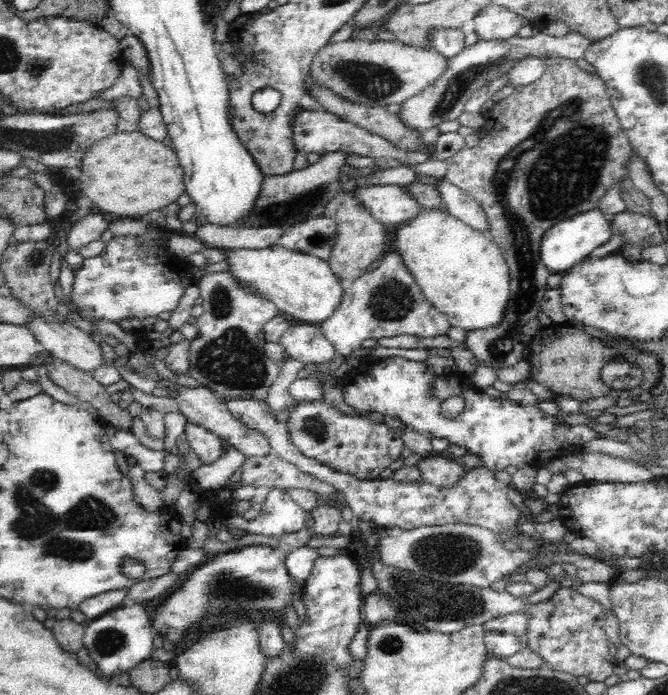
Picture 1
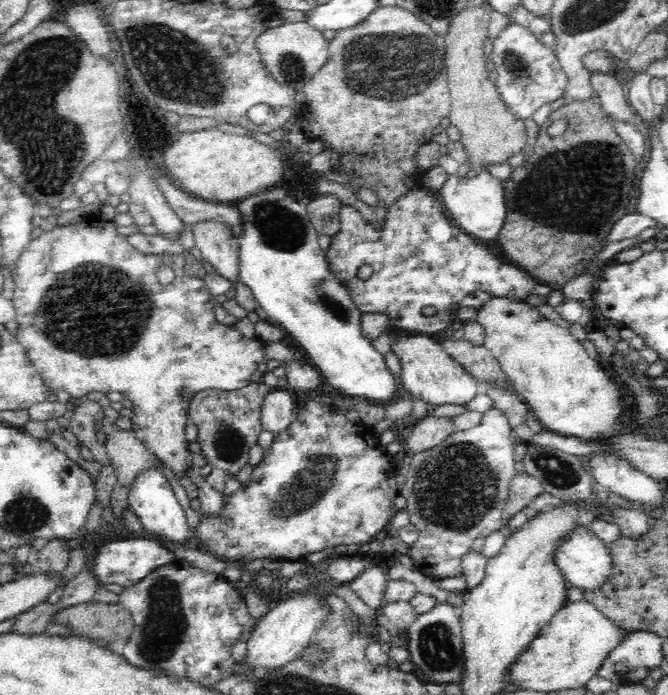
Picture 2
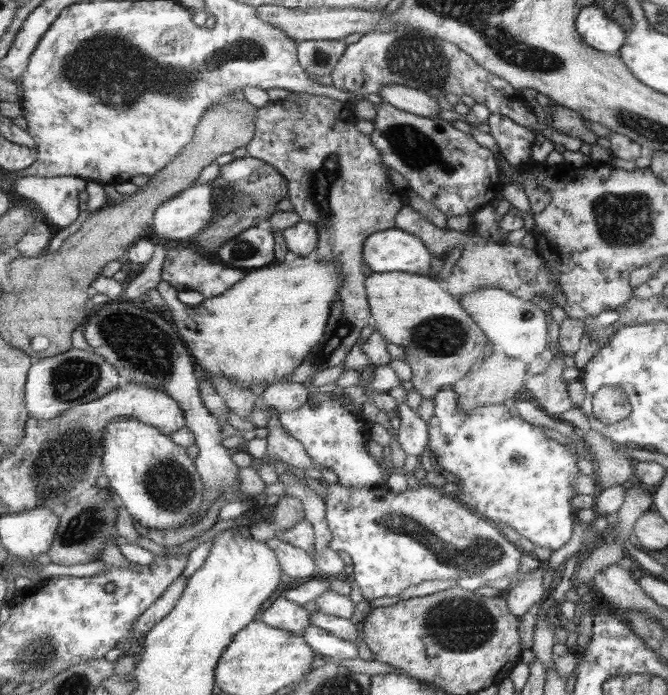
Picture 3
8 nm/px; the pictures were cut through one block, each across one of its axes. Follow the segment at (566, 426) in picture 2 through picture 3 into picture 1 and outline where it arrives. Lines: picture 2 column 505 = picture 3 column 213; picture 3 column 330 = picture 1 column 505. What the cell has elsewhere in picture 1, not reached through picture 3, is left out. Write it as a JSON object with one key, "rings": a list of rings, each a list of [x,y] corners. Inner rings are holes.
{"rings":[[[424,212],[414,222],[404,224],[394,236],[394,250],[404,254],[406,266],[416,276],[426,298],[444,314],[452,328],[466,332],[488,332],[498,328],[510,308],[512,270],[508,268],[500,246],[462,224],[450,212]]]}

